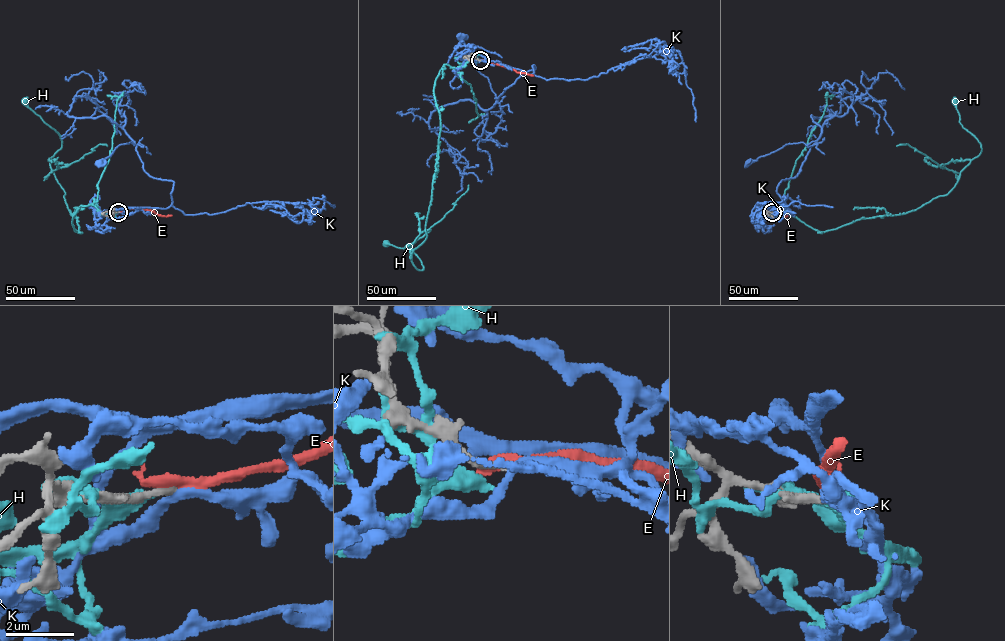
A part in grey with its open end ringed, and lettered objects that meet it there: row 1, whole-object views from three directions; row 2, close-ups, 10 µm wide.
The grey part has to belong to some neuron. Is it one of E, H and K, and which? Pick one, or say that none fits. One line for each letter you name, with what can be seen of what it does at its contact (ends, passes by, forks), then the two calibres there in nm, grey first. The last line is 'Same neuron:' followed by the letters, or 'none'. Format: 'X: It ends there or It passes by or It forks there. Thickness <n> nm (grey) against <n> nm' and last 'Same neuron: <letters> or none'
Same neuron: none

